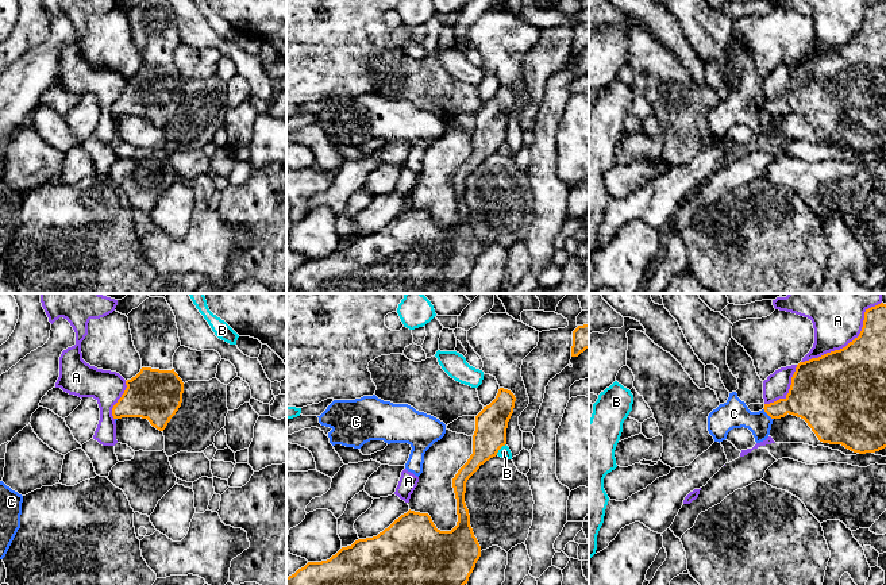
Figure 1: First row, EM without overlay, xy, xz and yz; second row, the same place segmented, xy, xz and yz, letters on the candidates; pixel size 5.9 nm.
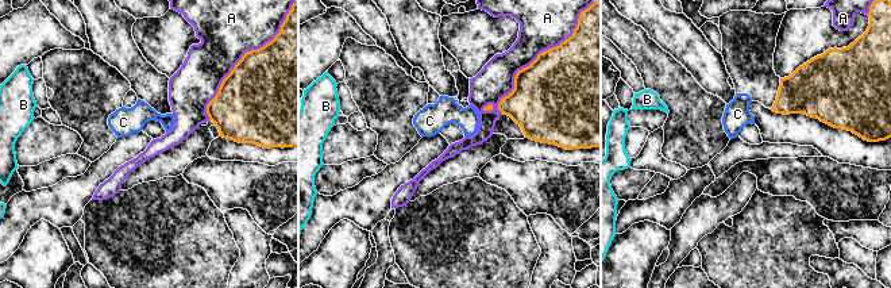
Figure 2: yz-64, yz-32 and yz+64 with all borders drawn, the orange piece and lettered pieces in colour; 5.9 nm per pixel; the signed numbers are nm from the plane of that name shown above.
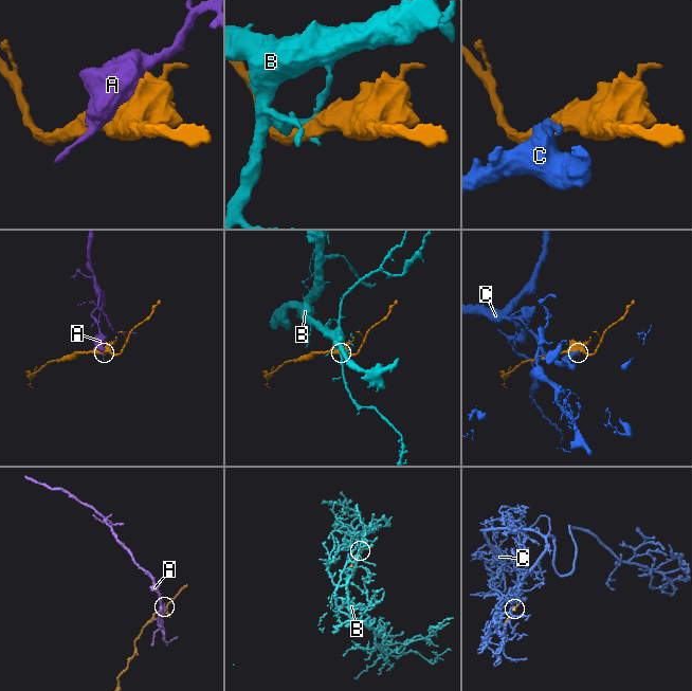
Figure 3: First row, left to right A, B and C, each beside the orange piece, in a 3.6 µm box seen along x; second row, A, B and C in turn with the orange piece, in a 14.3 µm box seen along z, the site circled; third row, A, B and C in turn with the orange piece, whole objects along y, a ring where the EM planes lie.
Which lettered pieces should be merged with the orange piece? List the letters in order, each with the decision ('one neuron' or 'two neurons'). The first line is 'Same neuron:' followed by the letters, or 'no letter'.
Same neuron: no letter
A: two neurons
B: two neurons
C: two neurons

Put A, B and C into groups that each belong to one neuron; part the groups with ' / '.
A / B / C

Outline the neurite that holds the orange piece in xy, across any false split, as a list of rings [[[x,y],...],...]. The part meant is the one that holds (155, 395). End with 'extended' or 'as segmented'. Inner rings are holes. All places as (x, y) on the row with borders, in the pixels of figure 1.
[[[142,367],[126,385],[112,408],[113,419],[142,417],[163,431],[182,403],[184,382],[174,369]]]; as segmented

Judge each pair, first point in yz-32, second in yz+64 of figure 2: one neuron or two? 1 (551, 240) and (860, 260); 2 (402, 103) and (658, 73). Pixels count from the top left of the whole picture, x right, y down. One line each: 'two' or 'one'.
1: one
2: one

